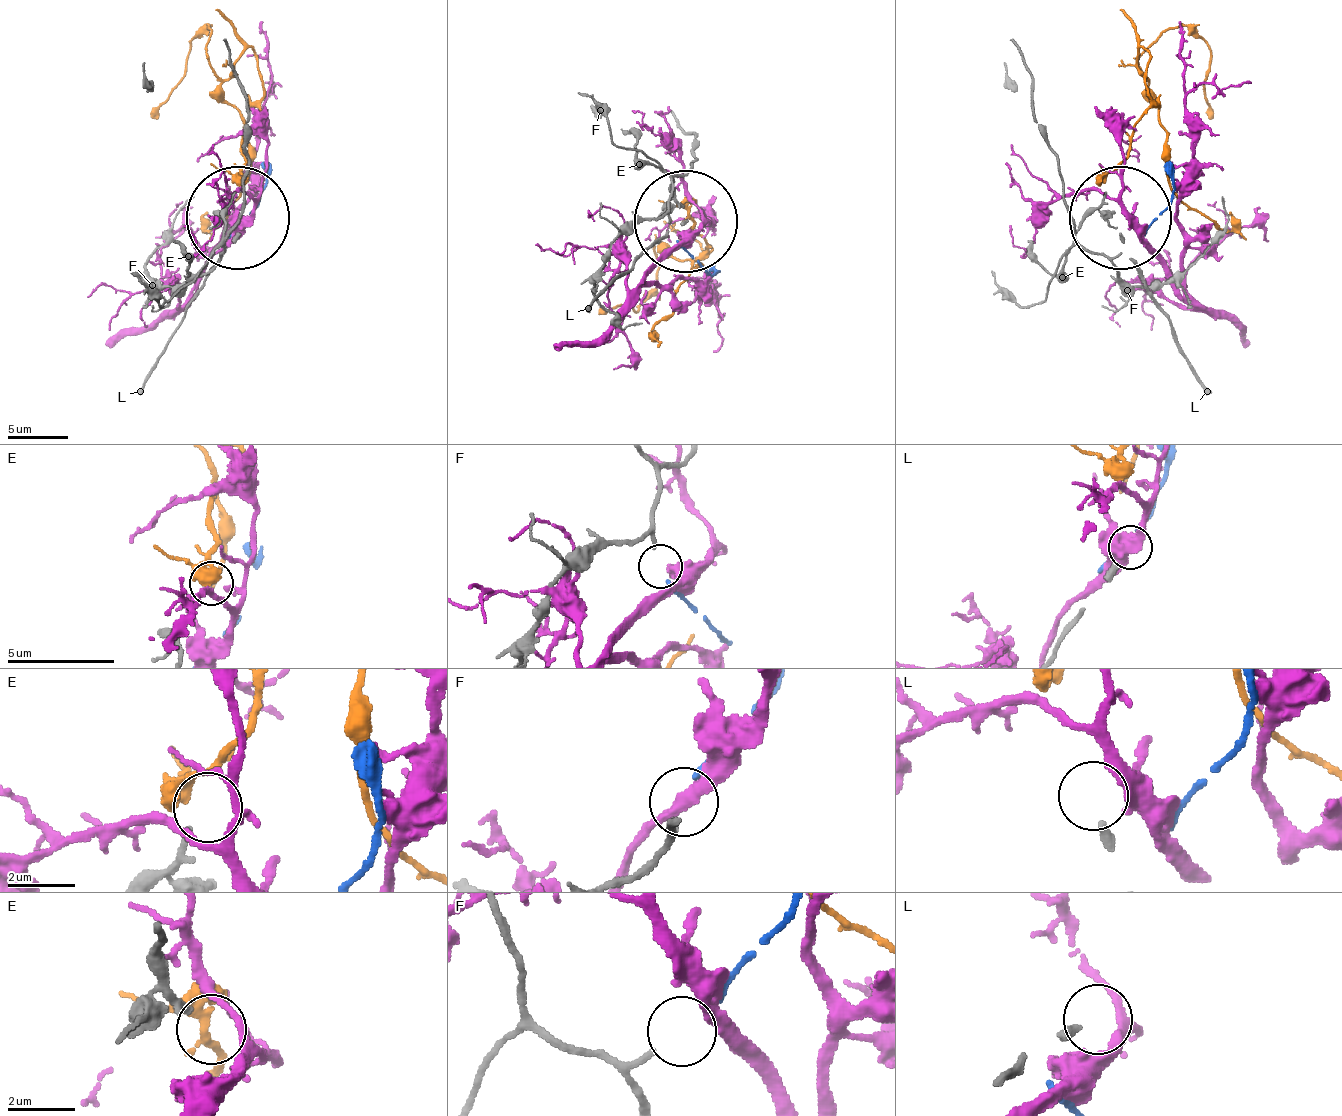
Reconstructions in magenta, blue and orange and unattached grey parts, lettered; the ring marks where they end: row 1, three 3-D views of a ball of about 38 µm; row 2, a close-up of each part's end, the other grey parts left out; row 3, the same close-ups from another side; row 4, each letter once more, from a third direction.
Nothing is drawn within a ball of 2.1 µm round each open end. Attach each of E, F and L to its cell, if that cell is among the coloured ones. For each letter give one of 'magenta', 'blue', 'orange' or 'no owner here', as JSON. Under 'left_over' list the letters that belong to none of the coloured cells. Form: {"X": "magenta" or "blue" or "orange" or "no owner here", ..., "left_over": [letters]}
{"E": "orange", "F": "blue", "L": "no owner here", "left_over": ["L"]}

